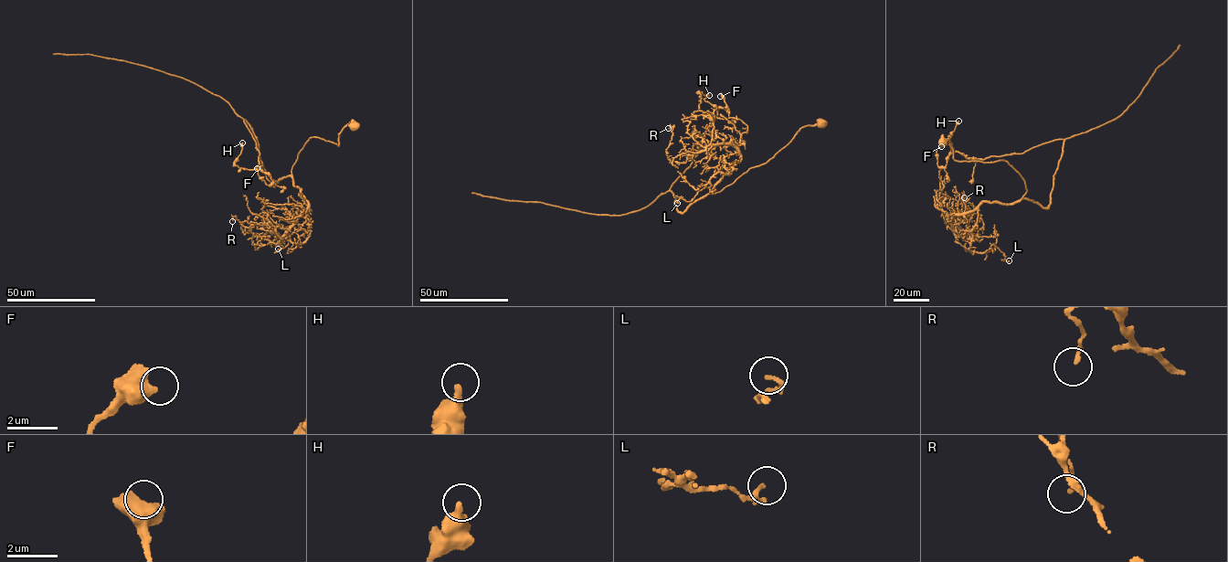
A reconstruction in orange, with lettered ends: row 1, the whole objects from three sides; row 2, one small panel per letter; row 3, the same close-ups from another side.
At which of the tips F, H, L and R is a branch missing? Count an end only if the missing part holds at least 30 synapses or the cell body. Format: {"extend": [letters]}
{"extend": []}

